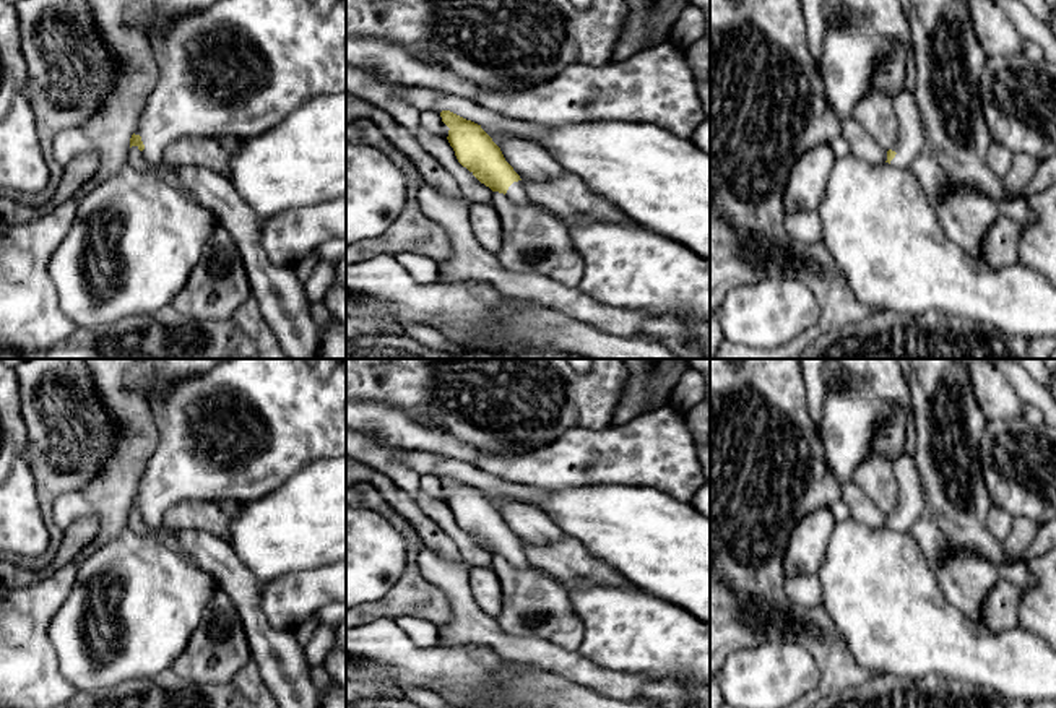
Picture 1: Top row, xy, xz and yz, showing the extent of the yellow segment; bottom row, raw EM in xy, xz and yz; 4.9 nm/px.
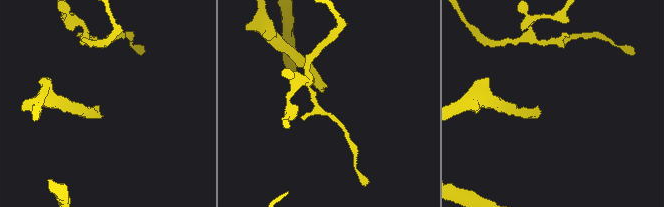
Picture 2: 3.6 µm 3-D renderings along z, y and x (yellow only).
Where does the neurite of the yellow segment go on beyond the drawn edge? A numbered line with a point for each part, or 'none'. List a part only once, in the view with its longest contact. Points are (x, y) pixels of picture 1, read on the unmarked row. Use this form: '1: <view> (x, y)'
1: xy (238, 432)

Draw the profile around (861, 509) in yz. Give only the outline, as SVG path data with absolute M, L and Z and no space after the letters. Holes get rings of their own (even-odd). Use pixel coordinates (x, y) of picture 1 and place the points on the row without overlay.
M855 482L840 484L842 499L851 518L871 528L882 528L887 525L887 515L882 513Z

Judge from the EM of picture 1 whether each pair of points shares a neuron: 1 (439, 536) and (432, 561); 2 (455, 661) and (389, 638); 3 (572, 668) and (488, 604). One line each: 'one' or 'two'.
1: two
2: one
3: two

